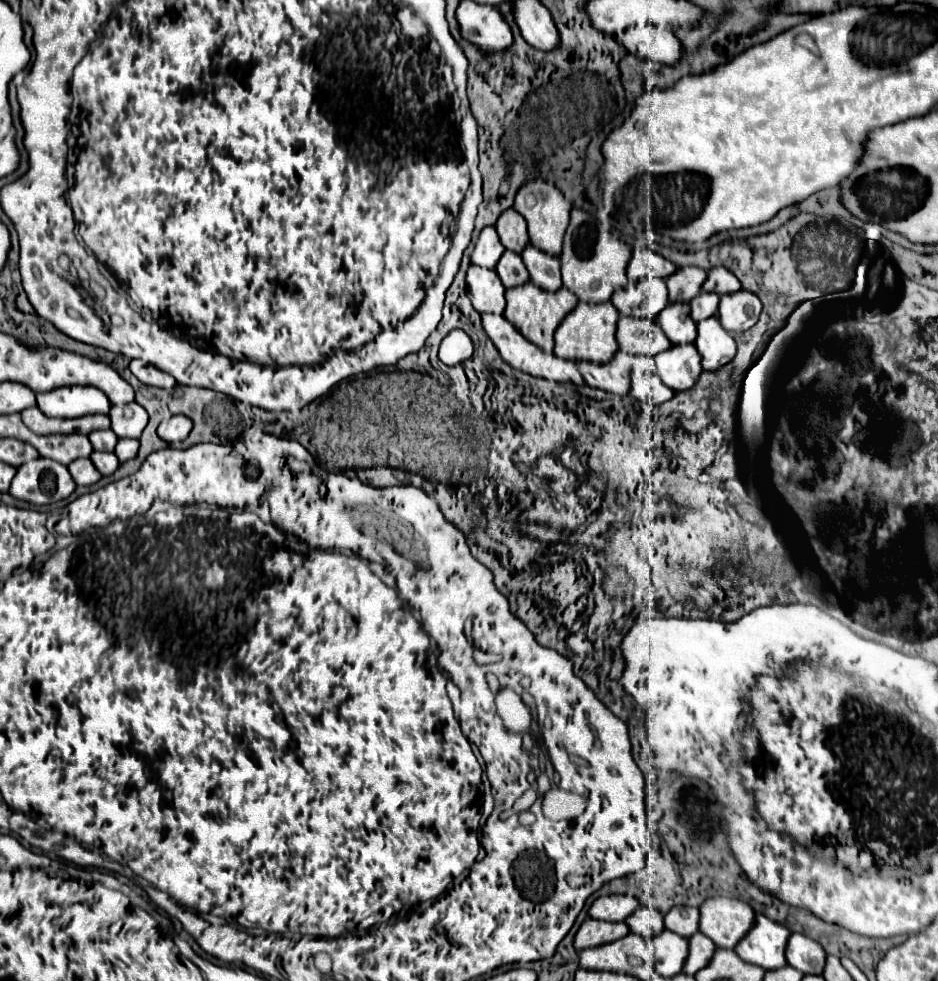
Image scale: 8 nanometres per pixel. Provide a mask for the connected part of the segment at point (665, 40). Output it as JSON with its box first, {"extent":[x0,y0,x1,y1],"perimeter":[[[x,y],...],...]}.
{"extent":[616,25,682,65],"perimeter":[[[654,25],[630,27],[628,31],[618,33],[616,41],[622,43],[622,47],[628,53],[664,65],[676,65],[682,57],[682,45],[674,37],[674,33],[670,29],[662,29]]]}

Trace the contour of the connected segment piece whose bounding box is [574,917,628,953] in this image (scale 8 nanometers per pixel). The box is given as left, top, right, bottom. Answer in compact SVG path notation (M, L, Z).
M588 917L580 925L580 929L574 937L574 949L580 953L584 949L622 939L624 935L628 935L628 927L624 923L606 923L606 921L596 921L596 919Z

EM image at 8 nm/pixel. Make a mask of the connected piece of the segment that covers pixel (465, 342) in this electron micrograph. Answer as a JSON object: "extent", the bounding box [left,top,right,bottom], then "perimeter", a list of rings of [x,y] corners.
{"extent":[438,329,472,367],"perimeter":[[[460,329],[448,333],[448,335],[442,339],[442,343],[440,343],[438,357],[440,357],[440,361],[442,361],[444,365],[448,365],[448,367],[466,361],[470,355],[472,355],[472,341],[470,341],[470,337],[468,337],[464,331],[460,331]]]}

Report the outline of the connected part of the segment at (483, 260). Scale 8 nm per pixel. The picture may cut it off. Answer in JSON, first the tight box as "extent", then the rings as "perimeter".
{"extent":[470,227,504,269],"perimeter":[[[484,227],[478,237],[478,243],[476,243],[476,249],[474,249],[470,261],[472,261],[472,265],[494,269],[498,259],[502,257],[502,253],[504,253],[504,247],[496,235],[496,229]]]}

